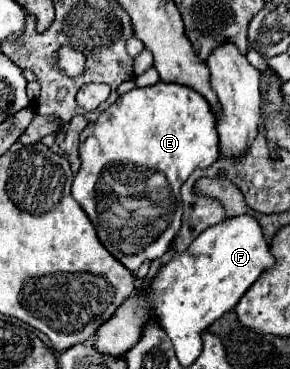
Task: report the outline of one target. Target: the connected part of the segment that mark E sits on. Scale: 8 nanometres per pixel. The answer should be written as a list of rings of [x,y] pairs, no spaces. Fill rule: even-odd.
[[[165,82],[133,88],[81,132],[81,168],[75,174],[71,192],[93,222],[103,246],[131,272],[137,272],[145,260],[161,258],[167,252],[173,236],[181,228],[183,202],[179,188],[197,168],[209,168],[217,160],[217,154],[219,134],[215,136],[215,116],[199,92]],[[115,182],[121,186],[117,192],[113,190]]]

